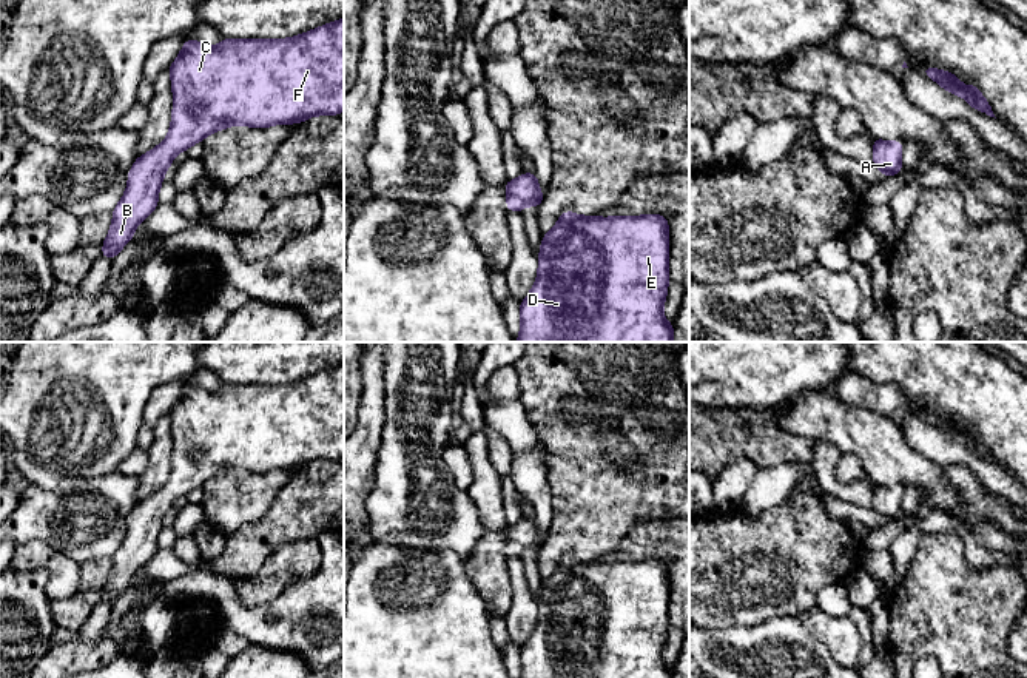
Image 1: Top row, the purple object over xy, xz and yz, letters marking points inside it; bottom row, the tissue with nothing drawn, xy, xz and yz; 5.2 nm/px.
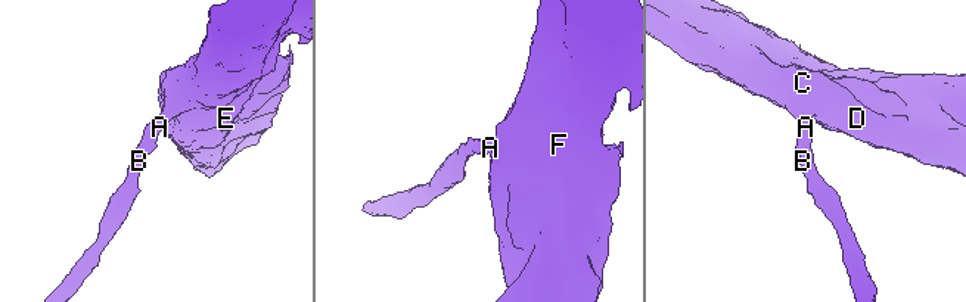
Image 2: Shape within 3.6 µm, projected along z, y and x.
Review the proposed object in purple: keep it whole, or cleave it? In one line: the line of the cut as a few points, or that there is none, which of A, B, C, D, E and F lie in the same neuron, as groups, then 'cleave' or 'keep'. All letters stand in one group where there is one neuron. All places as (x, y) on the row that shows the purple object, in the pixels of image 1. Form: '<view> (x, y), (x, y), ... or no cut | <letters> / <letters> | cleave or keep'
no cut | A B C D E F | keep

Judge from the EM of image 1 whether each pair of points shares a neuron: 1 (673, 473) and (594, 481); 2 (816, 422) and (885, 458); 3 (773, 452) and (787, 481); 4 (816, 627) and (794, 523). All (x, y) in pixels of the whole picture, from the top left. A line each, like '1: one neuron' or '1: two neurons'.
1: one neuron
2: one neuron
3: two neurons
4: two neurons

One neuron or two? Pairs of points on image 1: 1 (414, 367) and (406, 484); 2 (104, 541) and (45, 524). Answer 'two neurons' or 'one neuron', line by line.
1: one neuron
2: one neuron

